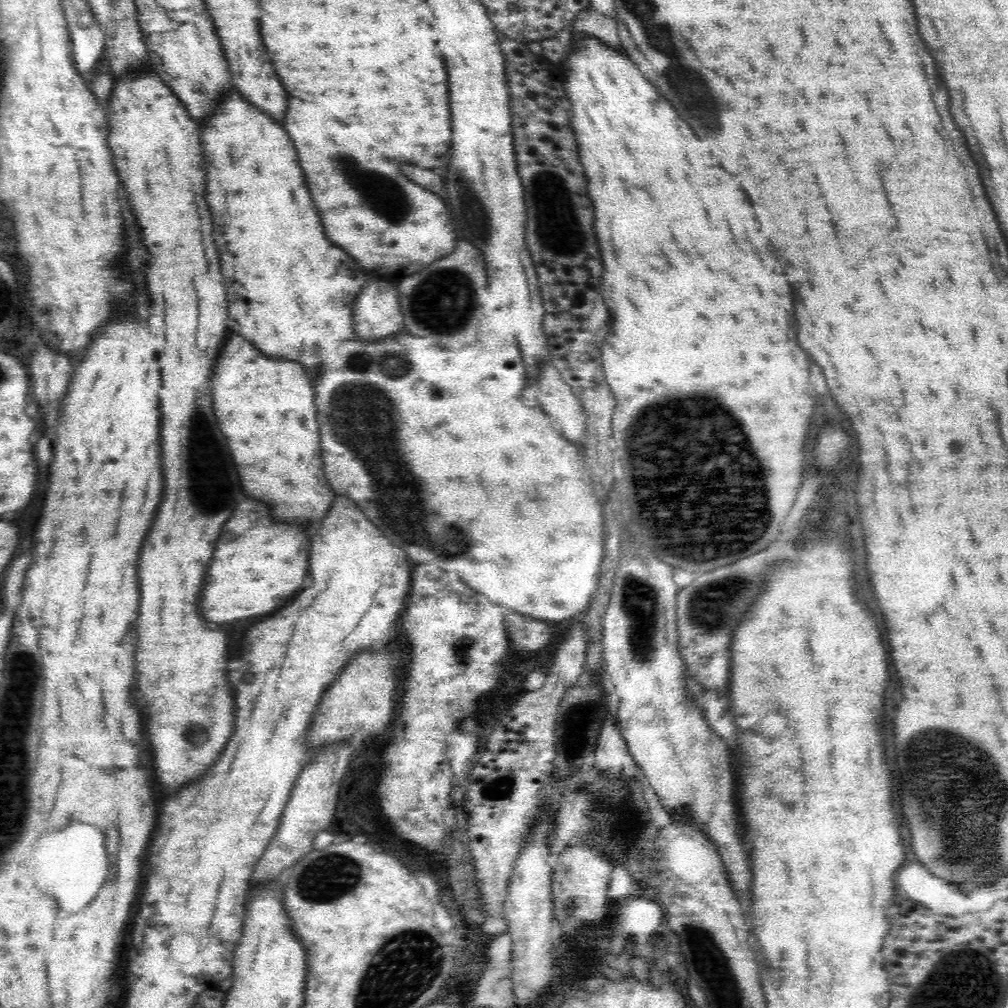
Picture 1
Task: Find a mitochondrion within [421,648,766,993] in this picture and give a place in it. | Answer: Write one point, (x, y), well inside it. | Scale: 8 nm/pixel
(599, 803)

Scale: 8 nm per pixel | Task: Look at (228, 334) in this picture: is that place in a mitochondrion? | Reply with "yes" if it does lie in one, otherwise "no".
no

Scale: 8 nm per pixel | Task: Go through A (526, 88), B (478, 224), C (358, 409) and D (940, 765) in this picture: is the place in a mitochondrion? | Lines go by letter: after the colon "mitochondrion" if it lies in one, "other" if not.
A: mitochondrion
B: mitochondrion
C: mitochondrion
D: mitochondrion

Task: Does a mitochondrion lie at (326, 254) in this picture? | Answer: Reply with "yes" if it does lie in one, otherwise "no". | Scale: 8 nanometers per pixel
no

